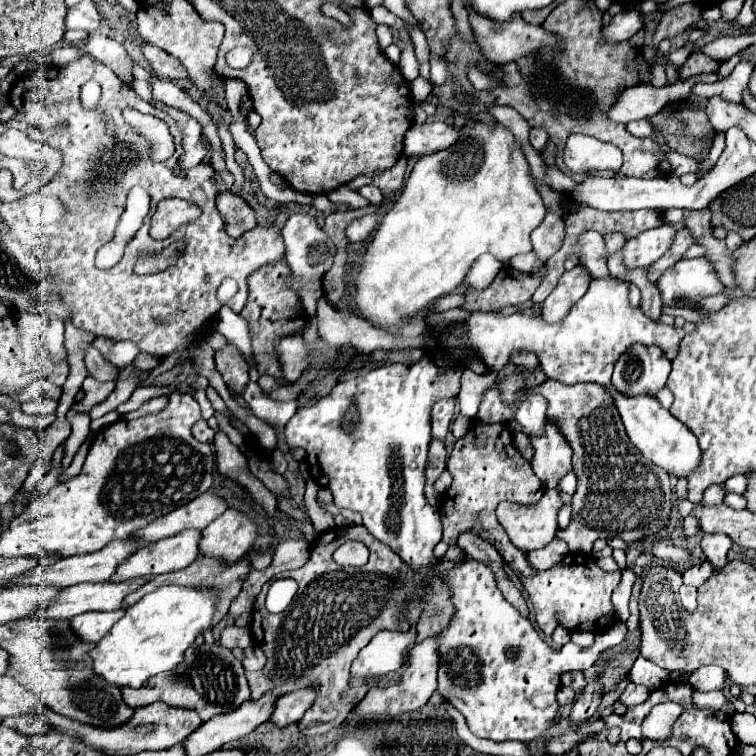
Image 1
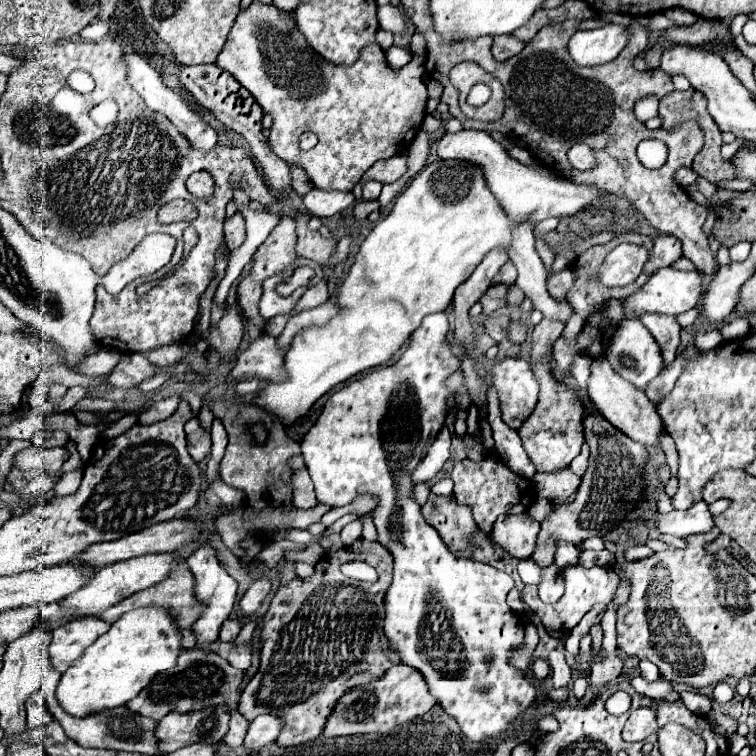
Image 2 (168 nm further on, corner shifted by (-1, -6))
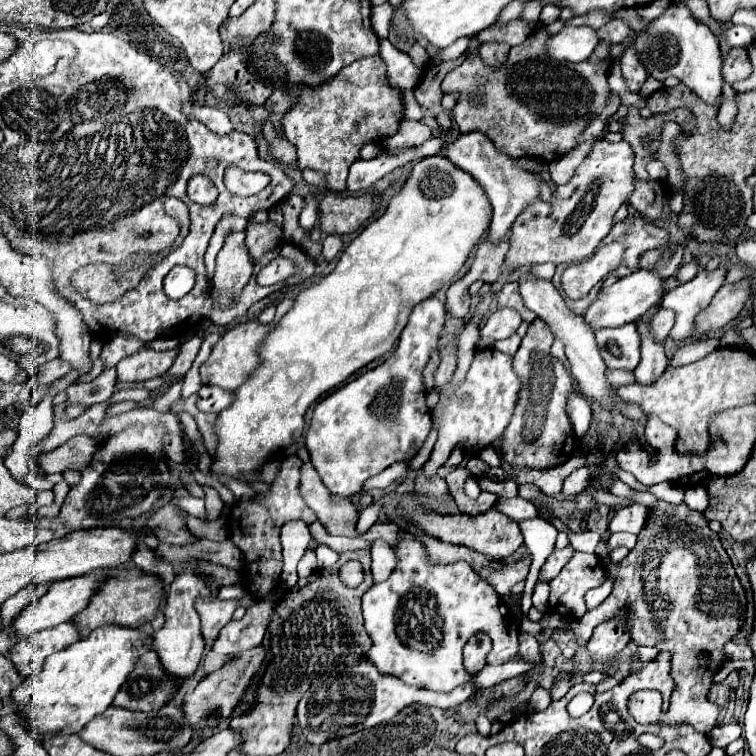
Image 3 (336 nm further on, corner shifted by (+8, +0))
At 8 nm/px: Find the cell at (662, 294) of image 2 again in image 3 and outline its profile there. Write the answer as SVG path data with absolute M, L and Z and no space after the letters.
M637 270L635 274L619 278L613 286L601 288L597 294L597 300L587 308L583 318L587 320L589 326L593 326L593 330L615 328L627 322L637 322L651 306L659 304L659 298L663 296L663 292L665 292L665 280L651 274L649 270Z

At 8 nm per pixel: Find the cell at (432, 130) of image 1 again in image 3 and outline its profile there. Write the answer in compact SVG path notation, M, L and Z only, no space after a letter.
M483 132L461 134L457 140L453 140L451 144L447 144L447 158L455 166L459 166L461 170L473 174L473 178L487 192L487 198L489 198L489 202L493 206L493 220L491 220L489 234L493 236L495 242L503 238L503 234L511 228L511 224L523 212L523 208L533 198L539 196L539 182L541 182L541 178L537 178L535 174L519 168L515 164L515 160L509 158L507 154L501 154Z

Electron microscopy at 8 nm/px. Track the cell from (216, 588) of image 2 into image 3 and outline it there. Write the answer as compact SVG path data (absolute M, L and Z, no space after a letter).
M183 572L181 576L177 576L175 582L171 584L167 604L163 608L165 624L163 624L163 628L159 628L153 634L153 650L157 652L165 674L175 678L177 686L183 686L195 674L195 670L199 666L199 660L201 660L201 654L205 648L205 640L201 636L199 614L195 612L193 604L199 596L209 596L209 594L211 594L211 590L207 588L207 580L203 576L197 576L193 572Z

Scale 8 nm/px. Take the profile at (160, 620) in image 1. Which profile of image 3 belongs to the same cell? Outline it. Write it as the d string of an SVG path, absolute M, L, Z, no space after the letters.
M107 624L93 630L85 640L77 640L75 644L71 644L71 648L51 654L43 670L39 670L39 674L25 678L11 692L11 700L17 706L17 714L29 720L27 726L35 742L43 742L43 738L53 734L77 734L93 716L105 712L111 706L115 694L119 692L119 686L127 680L129 672L135 668L139 656L145 654L147 650L151 650L151 636L145 630Z

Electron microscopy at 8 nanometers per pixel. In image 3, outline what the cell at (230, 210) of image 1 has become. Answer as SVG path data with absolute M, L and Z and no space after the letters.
M245 232L227 236L221 252L217 254L217 268L213 276L213 298L219 306L229 306L241 288L249 282L253 270L251 256L247 256Z

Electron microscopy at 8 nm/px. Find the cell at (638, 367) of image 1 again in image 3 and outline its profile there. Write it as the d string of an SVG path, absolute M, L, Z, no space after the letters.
M623 324L619 328L603 328L595 332L597 346L607 368L635 370L639 364L641 338L635 324Z

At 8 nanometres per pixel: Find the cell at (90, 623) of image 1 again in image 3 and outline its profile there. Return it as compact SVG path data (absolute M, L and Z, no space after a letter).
M63 622L55 628L41 630L21 640L9 650L9 658L13 666L17 668L17 672L27 678L31 674L37 674L43 668L43 662L49 654L59 652L77 640L79 640L77 626L71 622Z

